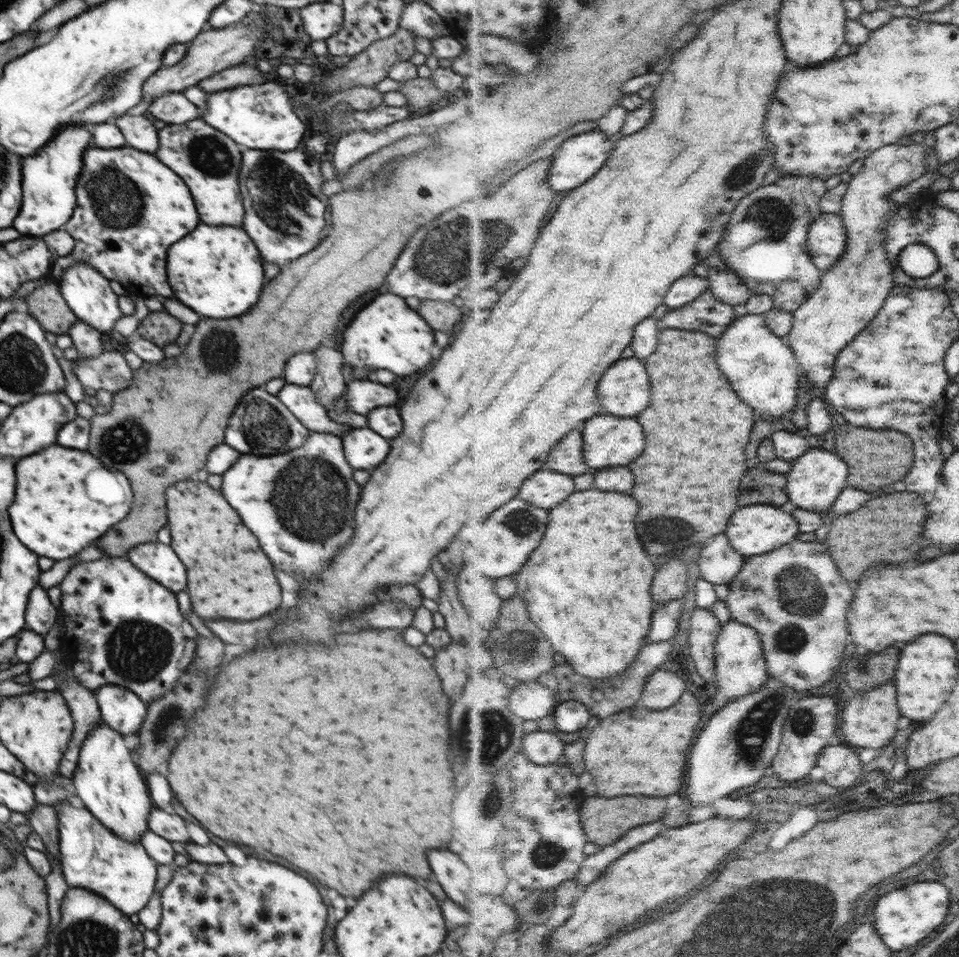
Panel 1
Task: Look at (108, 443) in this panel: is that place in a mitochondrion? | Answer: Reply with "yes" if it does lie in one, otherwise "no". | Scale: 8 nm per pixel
yes

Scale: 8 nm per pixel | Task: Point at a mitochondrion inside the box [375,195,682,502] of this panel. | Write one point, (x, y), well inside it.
(446, 246)

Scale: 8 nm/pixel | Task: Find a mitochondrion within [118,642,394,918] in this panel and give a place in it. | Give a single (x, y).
(164, 725)

